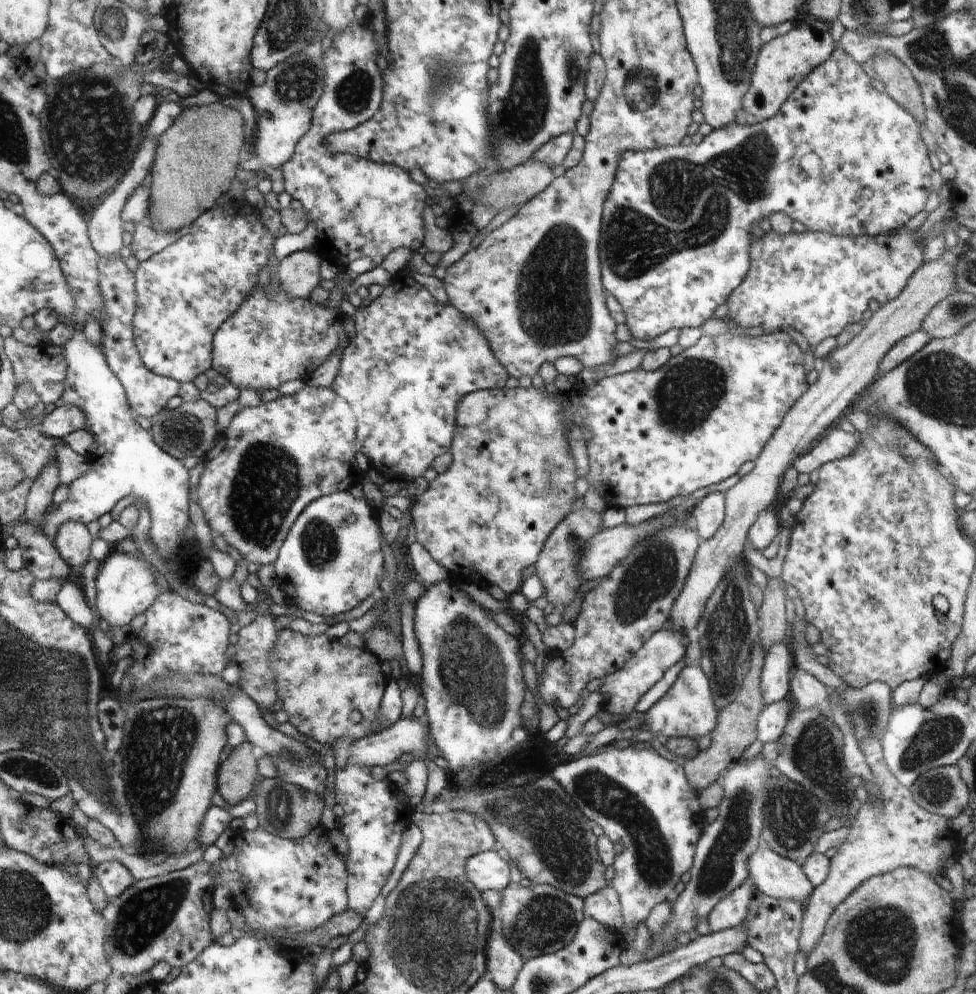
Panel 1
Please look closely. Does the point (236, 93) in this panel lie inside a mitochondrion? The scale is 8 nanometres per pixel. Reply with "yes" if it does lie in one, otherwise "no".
no

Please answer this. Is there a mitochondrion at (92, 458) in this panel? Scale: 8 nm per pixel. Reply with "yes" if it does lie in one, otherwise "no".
no

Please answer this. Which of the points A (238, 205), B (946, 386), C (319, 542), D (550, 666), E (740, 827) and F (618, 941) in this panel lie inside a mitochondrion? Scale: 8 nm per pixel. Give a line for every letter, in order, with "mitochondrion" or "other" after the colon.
A: other
B: mitochondrion
C: mitochondrion
D: other
E: mitochondrion
F: other

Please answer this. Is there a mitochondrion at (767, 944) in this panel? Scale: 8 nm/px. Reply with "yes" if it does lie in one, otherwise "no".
no

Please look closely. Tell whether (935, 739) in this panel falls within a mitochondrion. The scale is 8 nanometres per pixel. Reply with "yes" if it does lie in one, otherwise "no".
yes

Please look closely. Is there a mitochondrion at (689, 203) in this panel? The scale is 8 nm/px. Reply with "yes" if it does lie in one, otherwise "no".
yes

